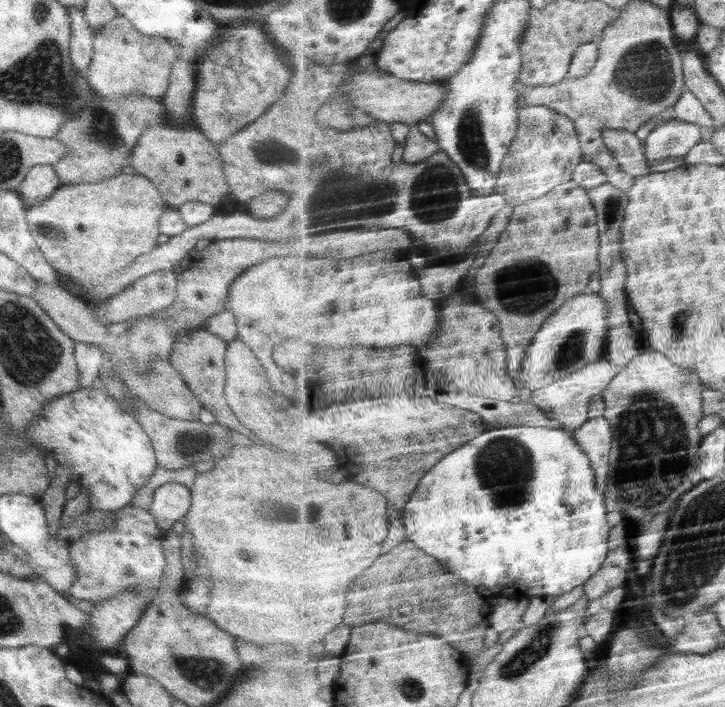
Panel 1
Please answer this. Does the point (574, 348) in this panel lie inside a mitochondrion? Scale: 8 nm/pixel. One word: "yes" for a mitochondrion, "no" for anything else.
yes

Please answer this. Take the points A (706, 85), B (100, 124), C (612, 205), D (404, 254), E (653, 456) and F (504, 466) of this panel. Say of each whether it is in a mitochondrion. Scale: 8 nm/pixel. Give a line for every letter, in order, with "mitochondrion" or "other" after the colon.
A: other
B: mitochondrion
C: mitochondrion
D: other
E: mitochondrion
F: mitochondrion

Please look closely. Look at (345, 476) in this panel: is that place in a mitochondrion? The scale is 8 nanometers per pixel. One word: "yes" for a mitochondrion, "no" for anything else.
no

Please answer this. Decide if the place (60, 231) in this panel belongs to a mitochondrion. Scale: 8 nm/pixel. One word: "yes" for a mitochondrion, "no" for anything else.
yes

